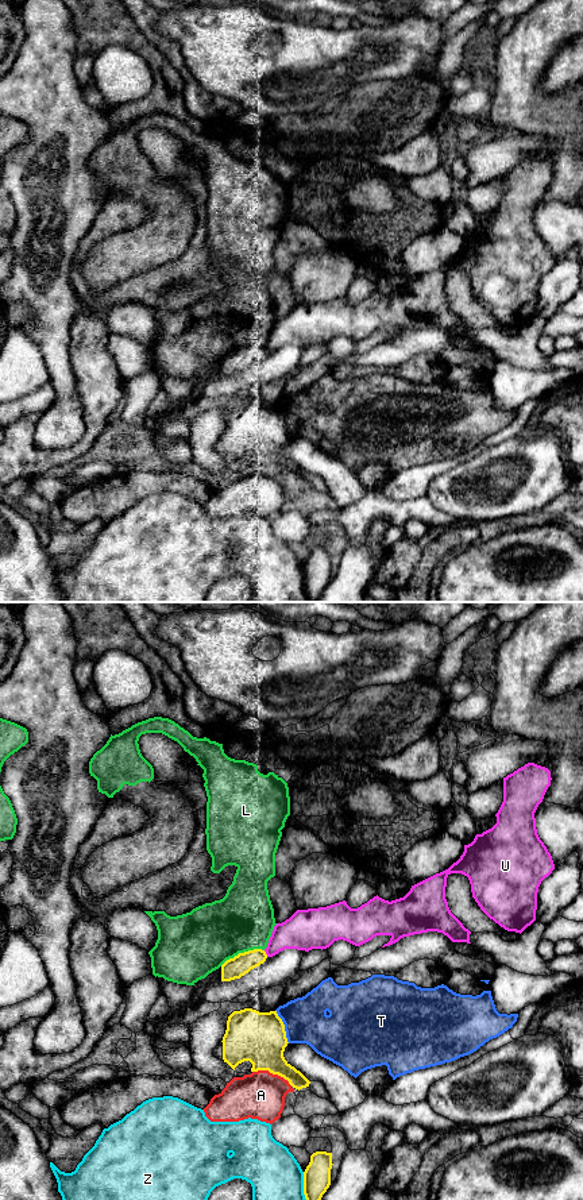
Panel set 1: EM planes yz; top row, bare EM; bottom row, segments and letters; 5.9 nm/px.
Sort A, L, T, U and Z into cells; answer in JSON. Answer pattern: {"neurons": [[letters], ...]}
{"neurons": [["A"], ["L"], ["T"], ["U"], ["Z"]]}

